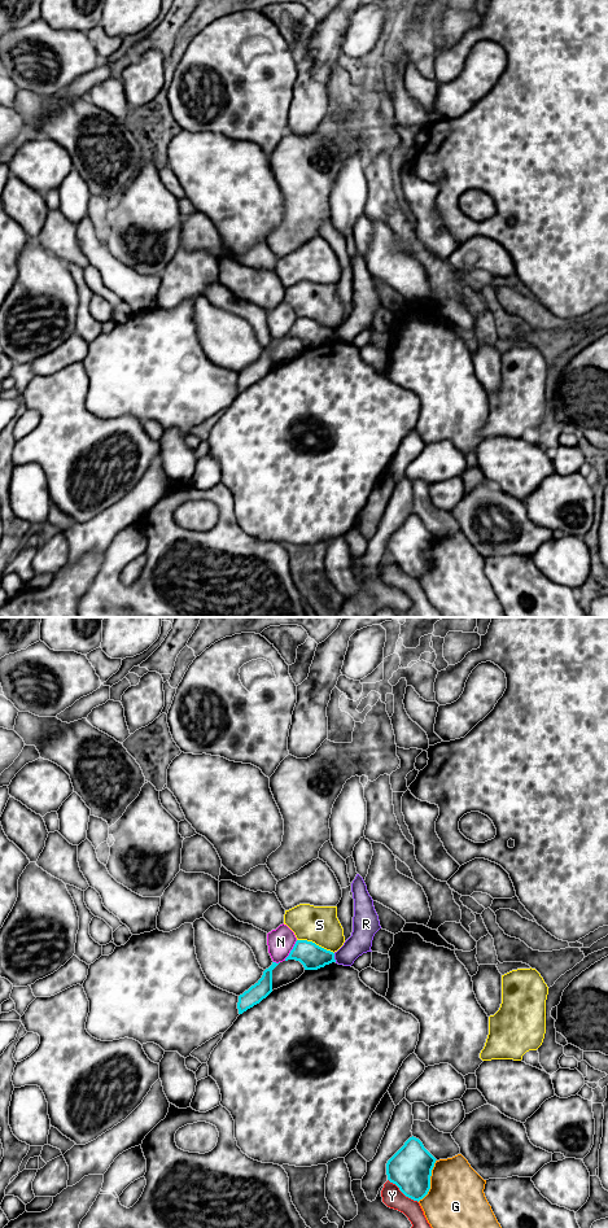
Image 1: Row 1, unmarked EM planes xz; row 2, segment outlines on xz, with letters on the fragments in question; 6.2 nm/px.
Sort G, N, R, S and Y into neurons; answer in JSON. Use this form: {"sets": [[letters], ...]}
{"sets": [["G"], ["N"], ["R"], ["S"], ["Y"]]}

